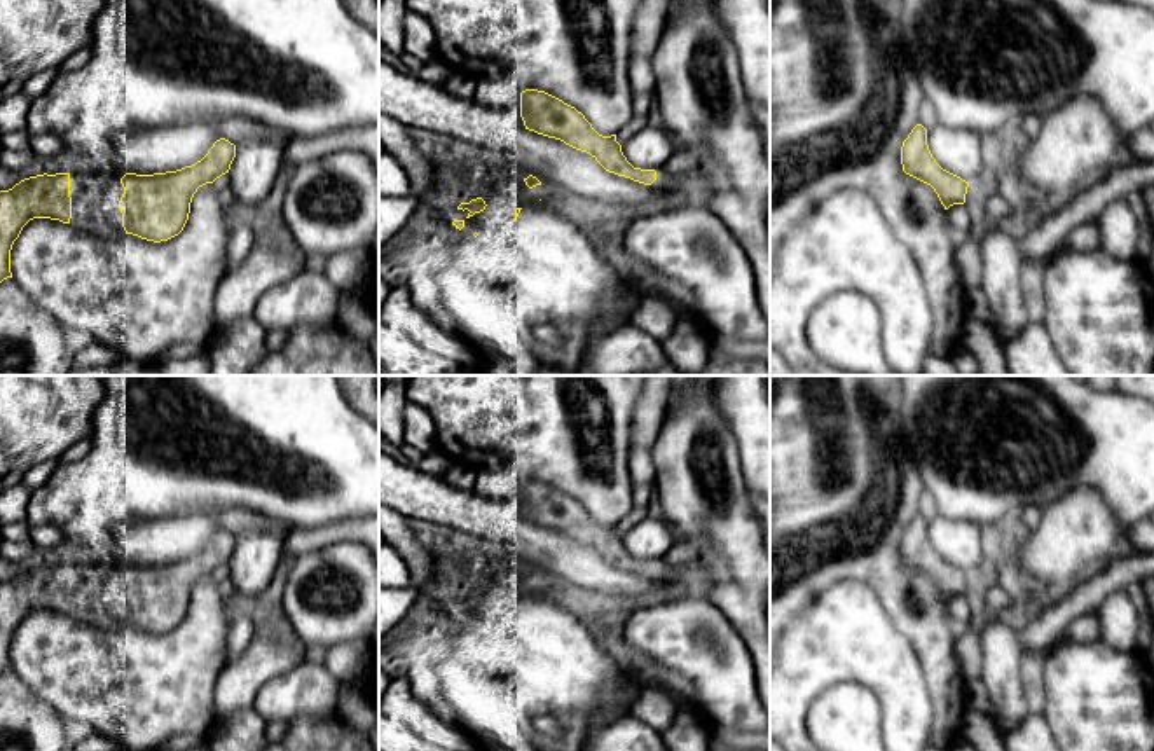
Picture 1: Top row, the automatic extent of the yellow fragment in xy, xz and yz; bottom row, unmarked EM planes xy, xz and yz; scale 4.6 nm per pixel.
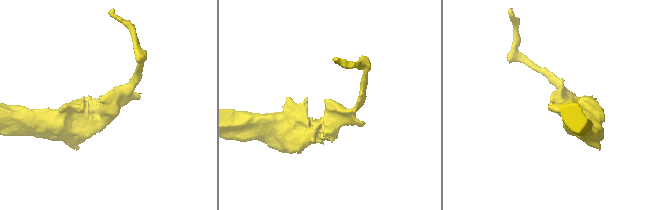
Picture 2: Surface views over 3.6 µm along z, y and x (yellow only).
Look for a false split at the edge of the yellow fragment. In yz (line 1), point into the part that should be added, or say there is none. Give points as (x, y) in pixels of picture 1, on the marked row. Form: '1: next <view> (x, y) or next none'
1: next none

